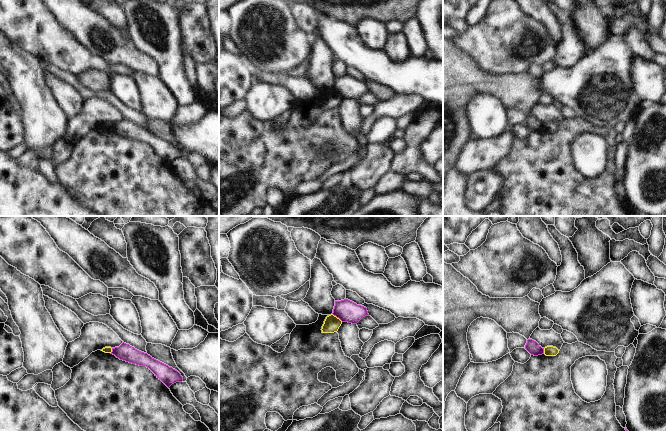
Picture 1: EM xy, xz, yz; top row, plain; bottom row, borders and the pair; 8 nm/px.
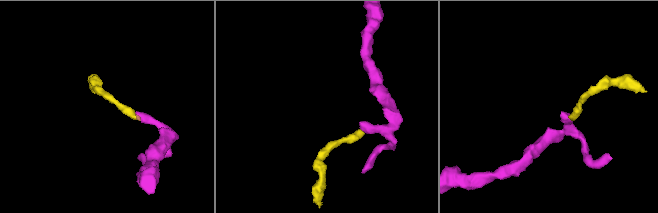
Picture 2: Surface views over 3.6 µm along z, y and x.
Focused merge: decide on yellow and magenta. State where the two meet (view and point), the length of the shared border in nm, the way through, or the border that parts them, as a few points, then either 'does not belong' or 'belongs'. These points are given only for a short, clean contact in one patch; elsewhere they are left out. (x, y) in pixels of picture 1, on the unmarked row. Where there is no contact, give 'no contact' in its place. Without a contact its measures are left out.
meets yellow in xz at (336, 93); contact 110 nm long; border along xz (332, 89), (342, 97); does not belong

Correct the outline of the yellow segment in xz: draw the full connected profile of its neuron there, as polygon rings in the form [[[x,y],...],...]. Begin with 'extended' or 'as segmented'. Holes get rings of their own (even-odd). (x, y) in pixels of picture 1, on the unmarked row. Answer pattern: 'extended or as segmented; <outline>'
as segmented; [[[333,90],[326,93],[322,102],[322,109],[334,109],[337,108],[341,102],[342,97]]]

